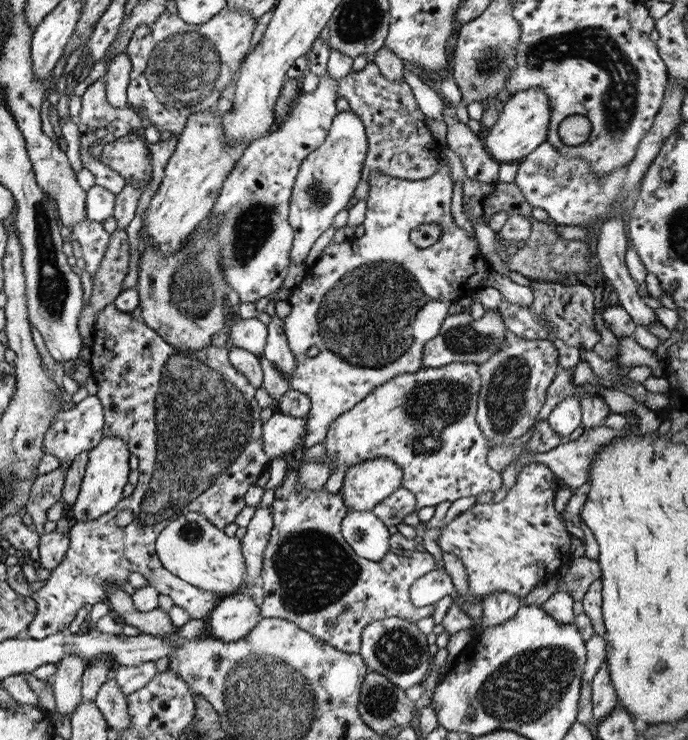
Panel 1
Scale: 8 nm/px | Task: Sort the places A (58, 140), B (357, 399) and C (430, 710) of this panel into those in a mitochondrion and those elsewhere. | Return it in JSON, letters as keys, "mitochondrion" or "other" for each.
{"A":"other","B":"other","C":"other"}

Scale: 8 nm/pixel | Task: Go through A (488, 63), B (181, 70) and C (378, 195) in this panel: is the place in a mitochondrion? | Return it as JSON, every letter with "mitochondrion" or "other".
{"A":"mitochondrion","B":"mitochondrion","C":"other"}

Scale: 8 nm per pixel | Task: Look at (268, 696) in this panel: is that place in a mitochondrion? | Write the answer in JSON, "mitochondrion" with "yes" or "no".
{"mitochondrion":"yes"}

